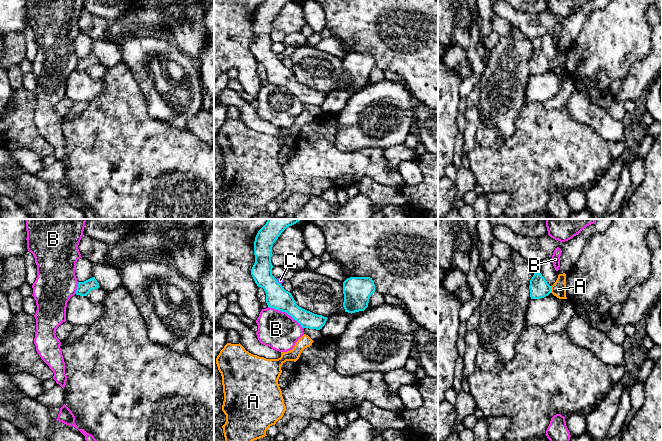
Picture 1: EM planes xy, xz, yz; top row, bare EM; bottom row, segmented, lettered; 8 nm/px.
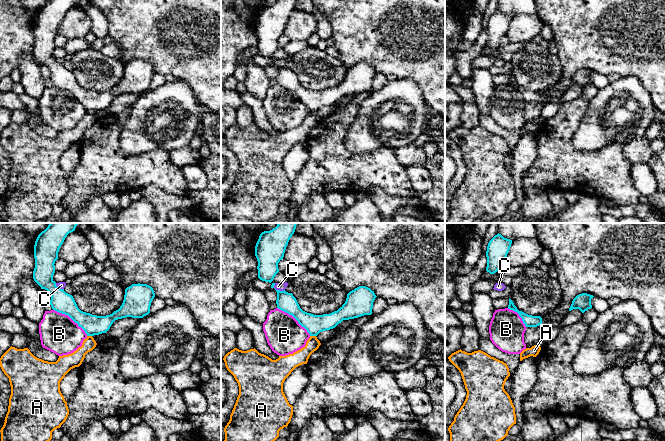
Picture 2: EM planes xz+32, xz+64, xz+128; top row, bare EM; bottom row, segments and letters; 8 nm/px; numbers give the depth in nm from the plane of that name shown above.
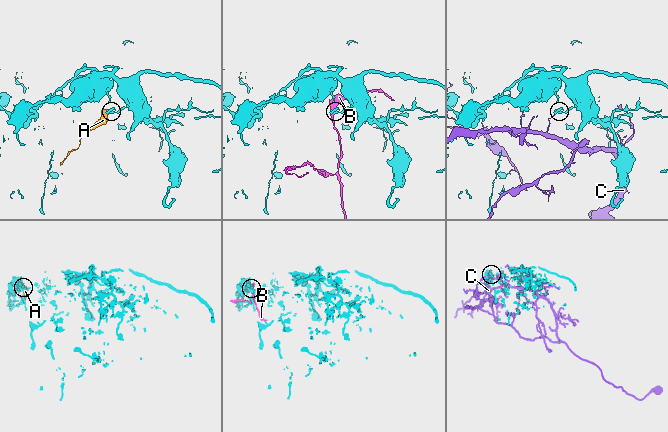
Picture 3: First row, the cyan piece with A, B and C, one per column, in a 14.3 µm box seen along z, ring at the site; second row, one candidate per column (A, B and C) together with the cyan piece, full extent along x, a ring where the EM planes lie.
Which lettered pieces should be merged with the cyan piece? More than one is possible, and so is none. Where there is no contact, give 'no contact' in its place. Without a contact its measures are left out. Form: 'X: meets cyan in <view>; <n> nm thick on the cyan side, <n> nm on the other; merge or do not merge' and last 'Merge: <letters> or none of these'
A: meets cyan in yz; 160 nm thick on the cyan side, 120 nm on the other; do not merge
B: meets cyan in xz; 180 nm thick on the cyan side, 300 nm on the other; do not merge
C: meets cyan in xz; 180 nm thick on the cyan side, 50 nm on the other; do not merge
Merge: none of these

